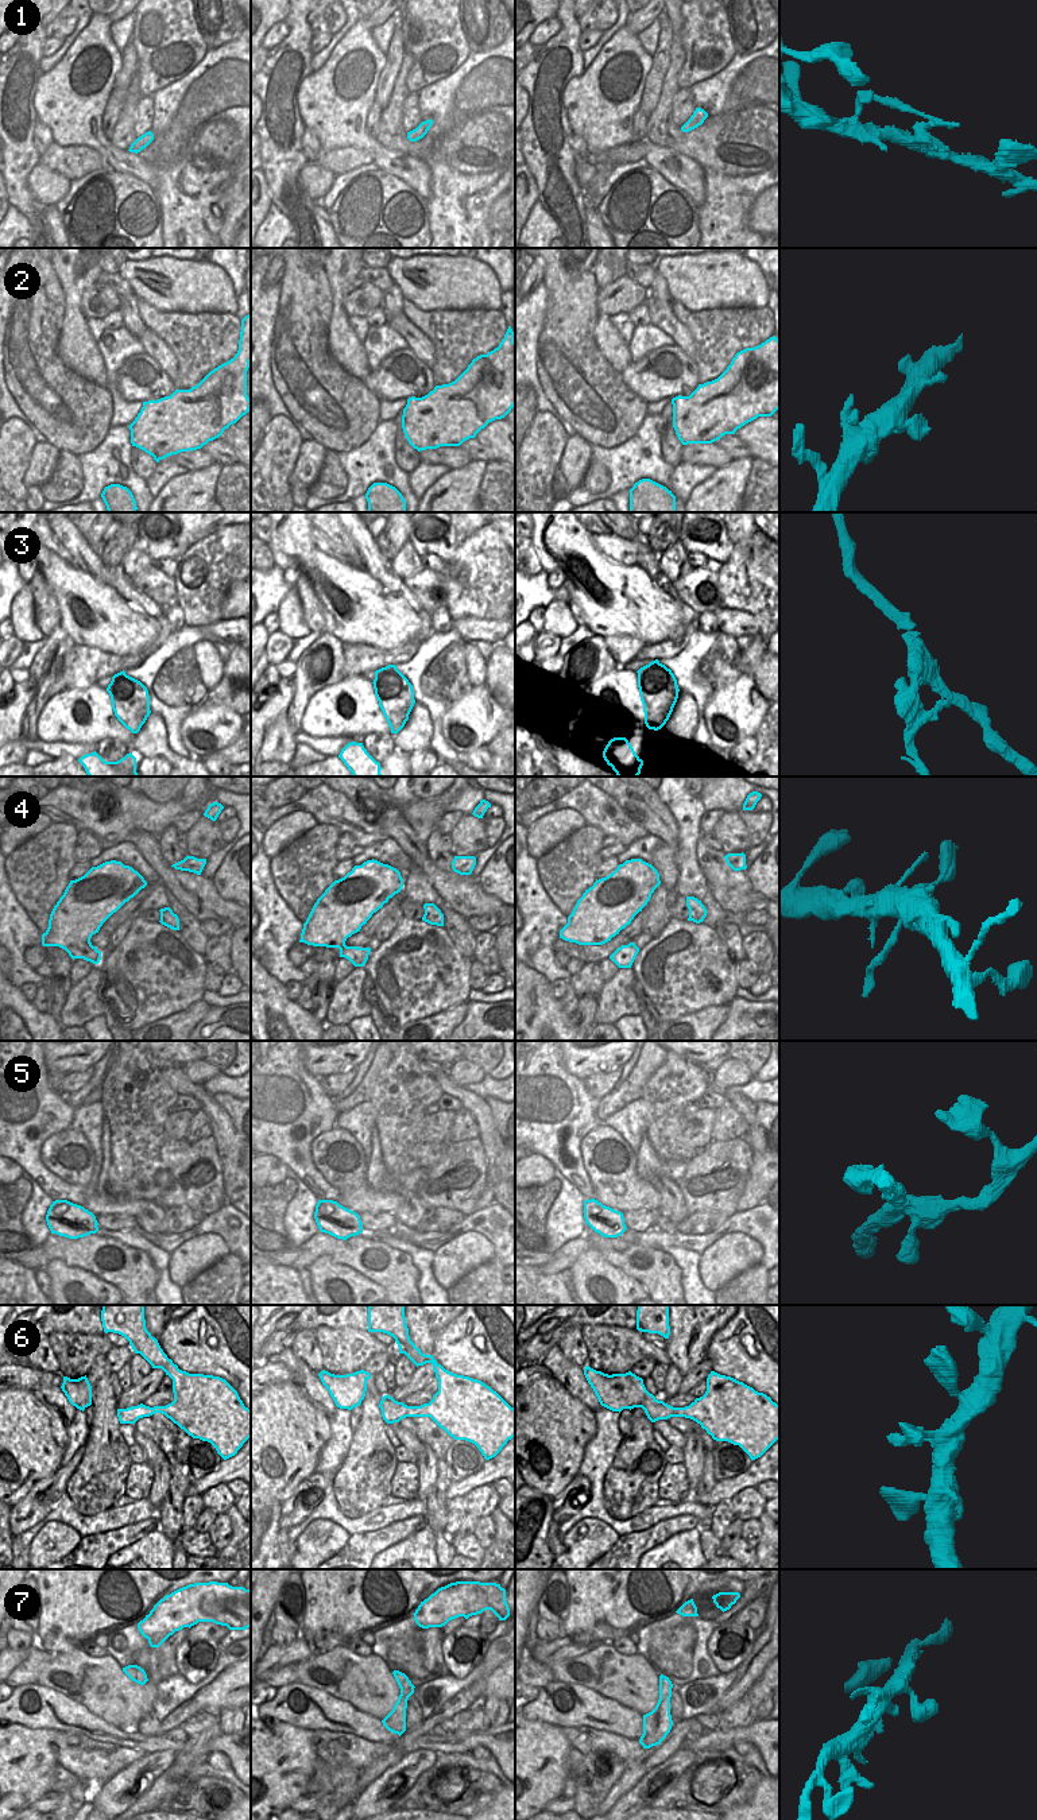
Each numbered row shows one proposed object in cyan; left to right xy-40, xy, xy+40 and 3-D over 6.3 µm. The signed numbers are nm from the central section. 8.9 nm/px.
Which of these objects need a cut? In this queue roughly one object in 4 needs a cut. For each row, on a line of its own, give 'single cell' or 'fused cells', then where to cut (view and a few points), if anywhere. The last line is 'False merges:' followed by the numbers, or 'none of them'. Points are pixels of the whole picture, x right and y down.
1: single cell; no cut
2: single cell; no cut
3: fused cells; cut in xy-40 along (122, 723), (139, 721), (142, 724)
4: single cell; no cut
5: single cell; no cut
6: single cell; no cut
7: single cell; no cut
False merges: 3

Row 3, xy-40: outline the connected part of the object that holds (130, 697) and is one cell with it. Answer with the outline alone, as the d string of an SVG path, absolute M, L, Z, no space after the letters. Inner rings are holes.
M120 671L112 677L107 688L112 709L120 723L139 721L142 725L150 716L150 696L147 688L138 679Z

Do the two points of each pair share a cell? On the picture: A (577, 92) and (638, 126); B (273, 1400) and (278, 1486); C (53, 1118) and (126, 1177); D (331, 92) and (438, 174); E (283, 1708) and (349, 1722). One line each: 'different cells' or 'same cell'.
A: different cells
B: same cell
C: different cells
D: different cells
E: same cell

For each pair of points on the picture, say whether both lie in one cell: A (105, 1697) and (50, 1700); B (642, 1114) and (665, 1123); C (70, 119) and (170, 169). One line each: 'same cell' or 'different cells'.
A: different cells
B: different cells
C: different cells

